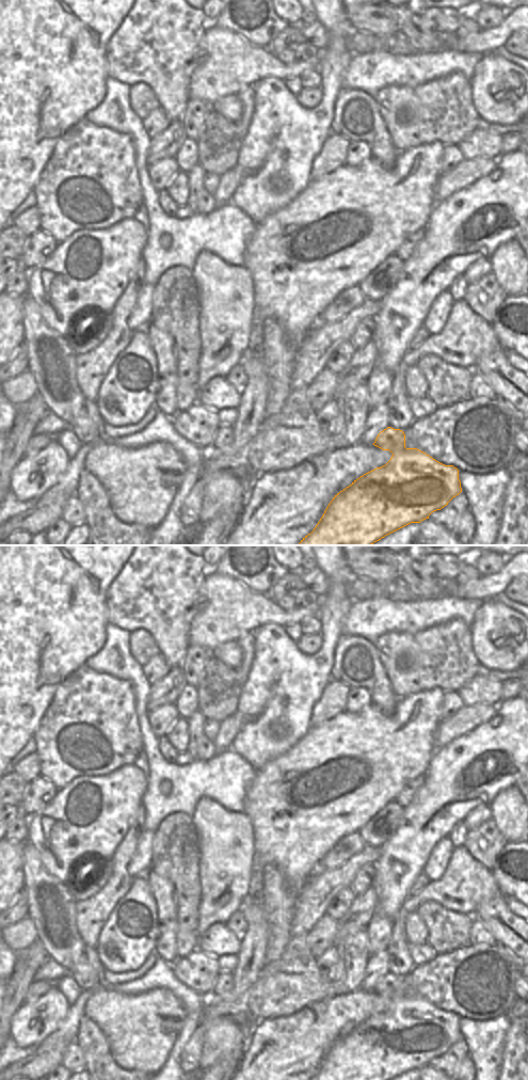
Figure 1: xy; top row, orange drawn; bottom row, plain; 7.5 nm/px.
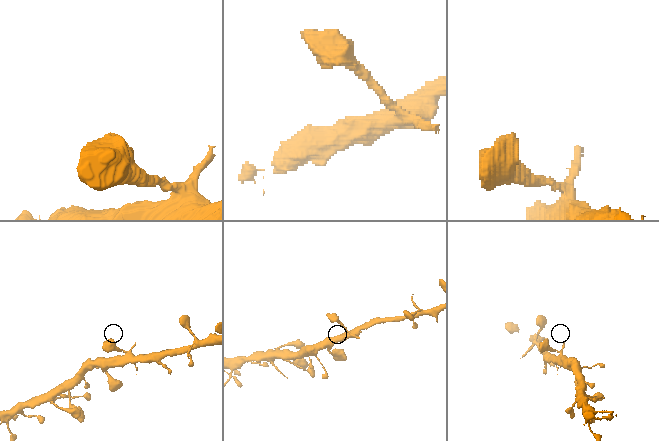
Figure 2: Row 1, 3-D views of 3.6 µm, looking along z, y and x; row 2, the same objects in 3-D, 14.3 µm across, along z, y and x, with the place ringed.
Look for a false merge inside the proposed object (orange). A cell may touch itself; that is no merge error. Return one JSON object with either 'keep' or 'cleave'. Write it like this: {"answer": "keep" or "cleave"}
{"answer": "keep"}

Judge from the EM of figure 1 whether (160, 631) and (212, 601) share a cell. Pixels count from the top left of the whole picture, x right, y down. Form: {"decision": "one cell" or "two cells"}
{"decision": "two cells"}

